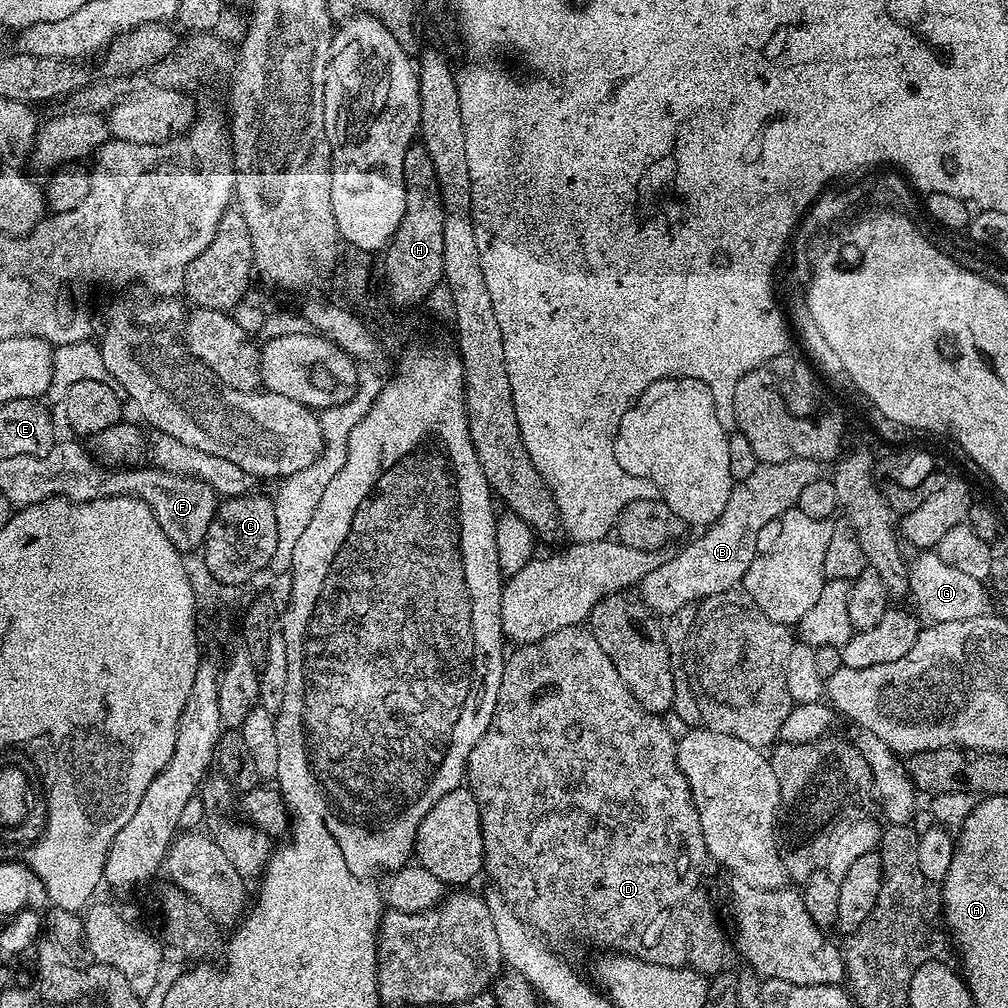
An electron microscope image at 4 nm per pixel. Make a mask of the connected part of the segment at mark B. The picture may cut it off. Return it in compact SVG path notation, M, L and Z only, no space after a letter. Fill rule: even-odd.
M787 460L784 464L760 464L745 480L739 481L730 494L730 502L726 502L726 510L712 524L703 529L704 532L697 540L692 540L683 549L677 551L670 562L659 566L656 570L646 574L638 585L639 599L657 617L673 616L678 610L695 605L697 601L705 600L708 596L731 592L743 581L746 570L750 570L750 562L758 554L760 531L771 525L784 512L793 511L797 507L799 495L810 482L814 482L821 475L821 465L815 460Z

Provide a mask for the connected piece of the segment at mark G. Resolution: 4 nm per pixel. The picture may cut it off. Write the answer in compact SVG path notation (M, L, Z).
M924 550L917 556L920 557L911 561L908 569L908 591L910 600L916 603L915 611L921 617L929 616L927 619L932 622L962 622L966 618L978 618L989 611L990 592L985 581L970 578L970 574L962 574L962 570L954 570L954 566L942 562L935 550Z

